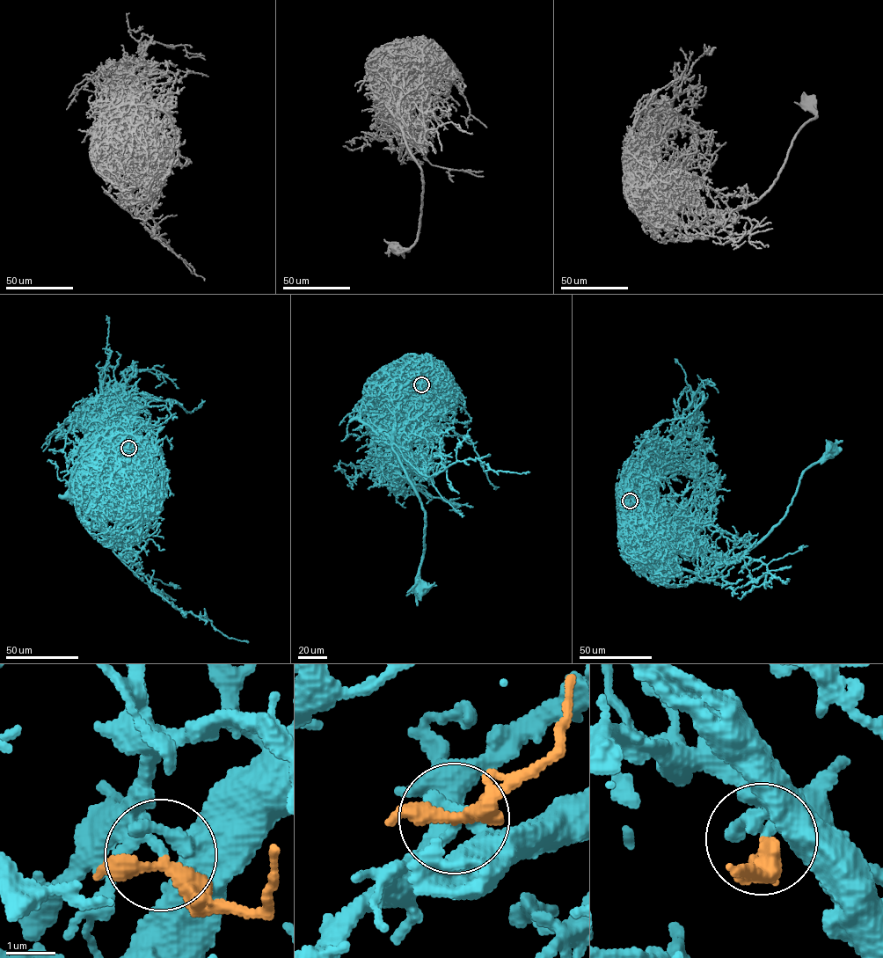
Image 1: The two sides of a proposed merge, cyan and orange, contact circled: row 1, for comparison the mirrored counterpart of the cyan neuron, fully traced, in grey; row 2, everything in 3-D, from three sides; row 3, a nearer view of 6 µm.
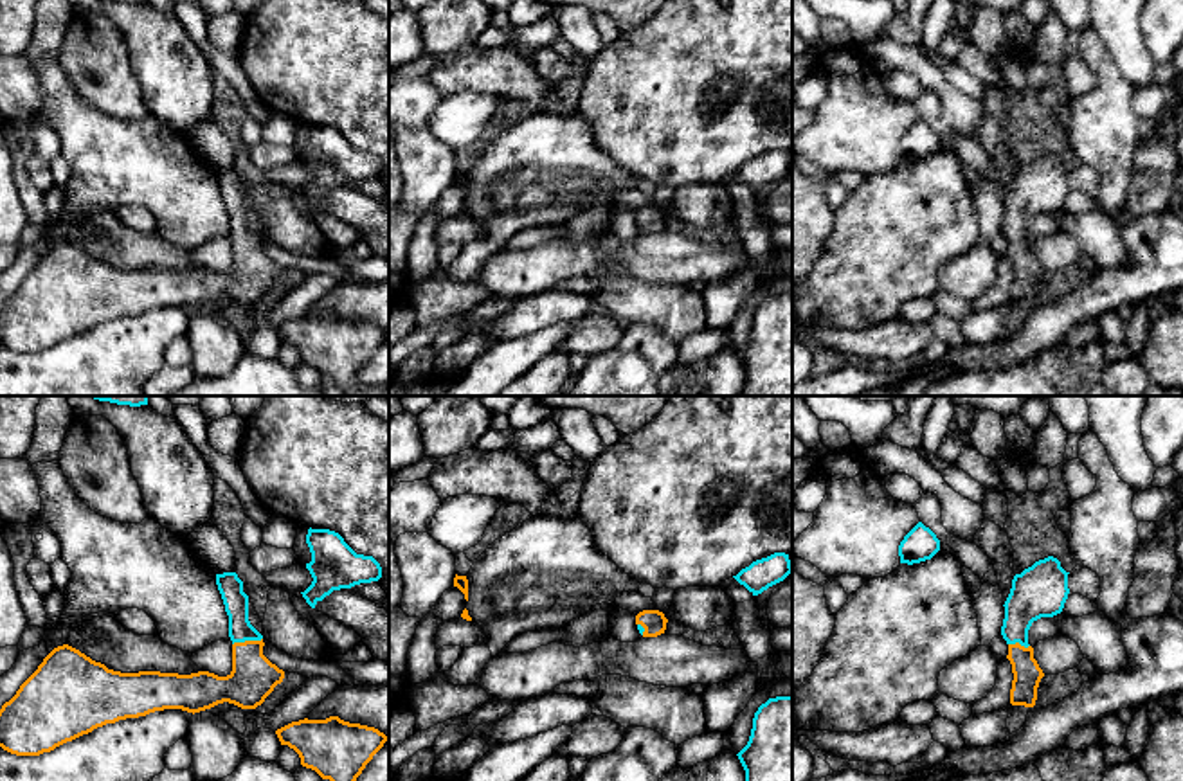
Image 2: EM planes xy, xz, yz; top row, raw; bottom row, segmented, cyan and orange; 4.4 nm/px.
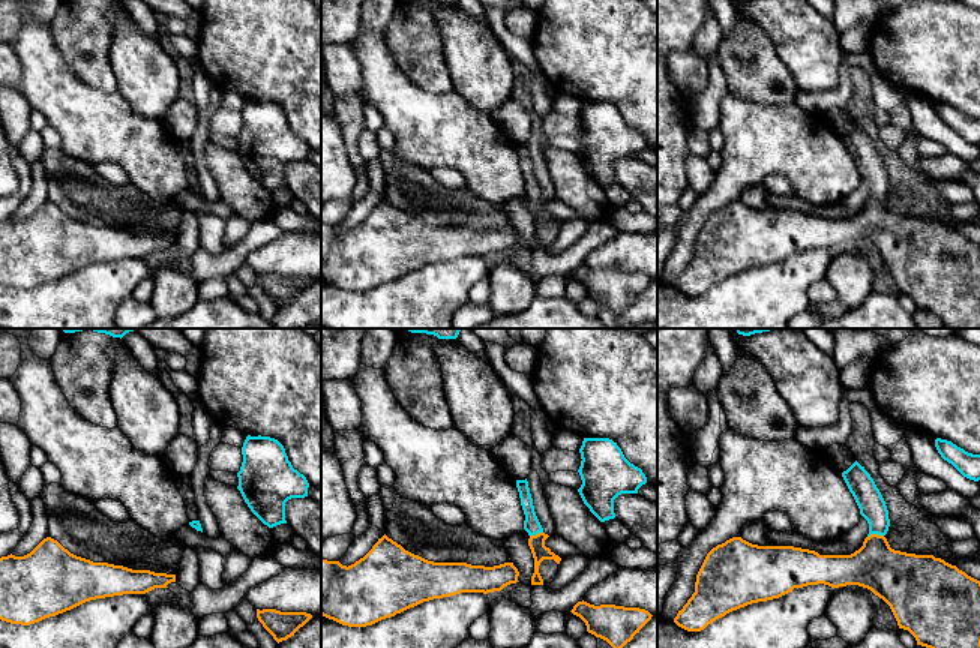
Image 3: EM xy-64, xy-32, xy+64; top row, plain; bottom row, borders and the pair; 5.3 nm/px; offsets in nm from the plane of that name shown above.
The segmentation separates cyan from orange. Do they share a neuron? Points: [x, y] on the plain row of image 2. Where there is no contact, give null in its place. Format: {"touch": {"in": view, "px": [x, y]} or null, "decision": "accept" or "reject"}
{"touch": {"in": "xy", "px": [247, 236]}, "decision": "accept"}

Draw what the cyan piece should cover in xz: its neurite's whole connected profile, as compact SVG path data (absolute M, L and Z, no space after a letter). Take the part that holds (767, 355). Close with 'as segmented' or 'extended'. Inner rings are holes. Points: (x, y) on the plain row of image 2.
M792 293L758 304L749 338L736 353L745 367L738 396L792 396Z; as segmented

